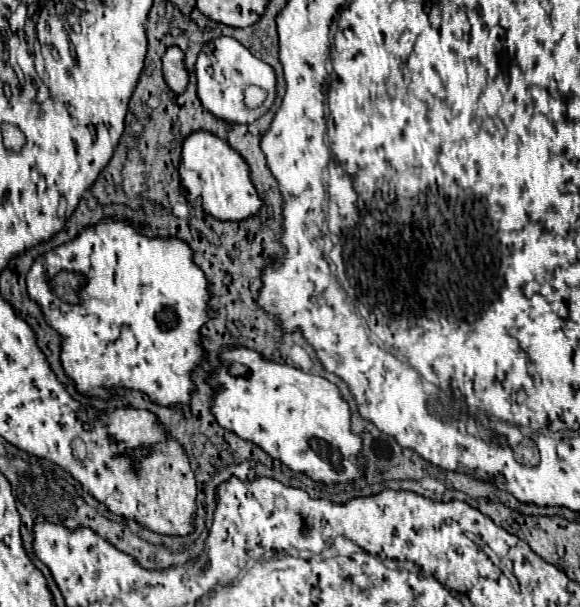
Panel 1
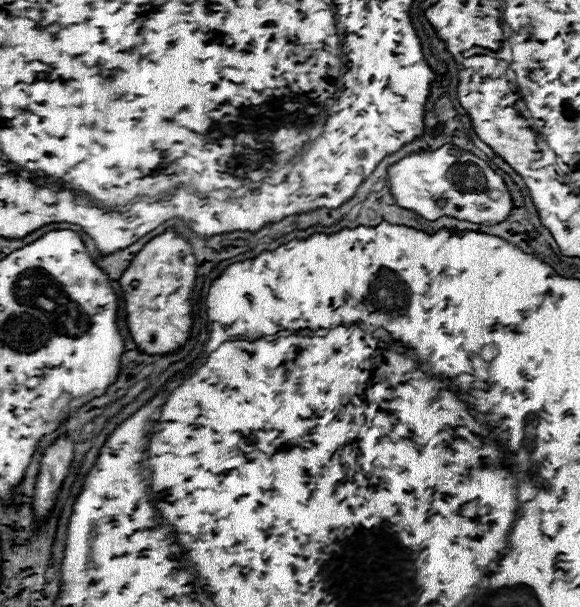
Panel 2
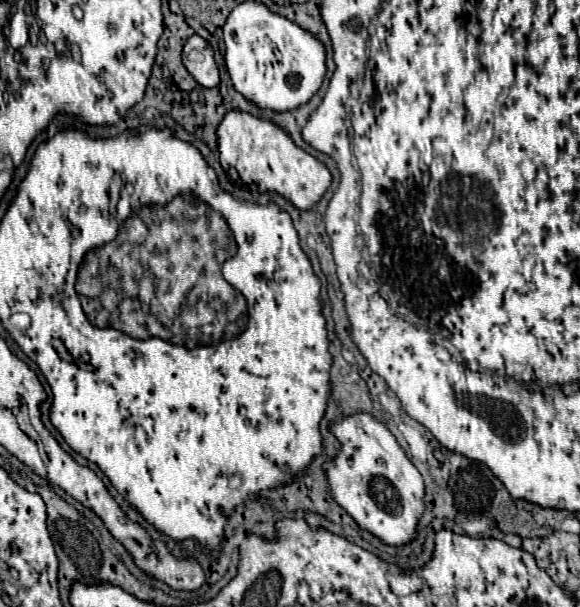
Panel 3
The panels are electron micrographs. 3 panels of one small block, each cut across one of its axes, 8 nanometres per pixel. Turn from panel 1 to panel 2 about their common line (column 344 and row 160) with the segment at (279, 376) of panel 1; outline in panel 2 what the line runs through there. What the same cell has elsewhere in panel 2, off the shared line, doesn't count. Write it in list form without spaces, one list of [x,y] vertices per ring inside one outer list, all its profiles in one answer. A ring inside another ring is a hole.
[[[442,146],[434,152],[422,150],[420,154],[406,156],[398,164],[390,166],[388,176],[394,200],[398,200],[402,208],[410,208],[426,220],[448,216],[474,224],[500,224],[514,208],[504,180],[478,156],[452,146]],[[490,190],[496,190],[500,196],[496,200],[490,198]]]

